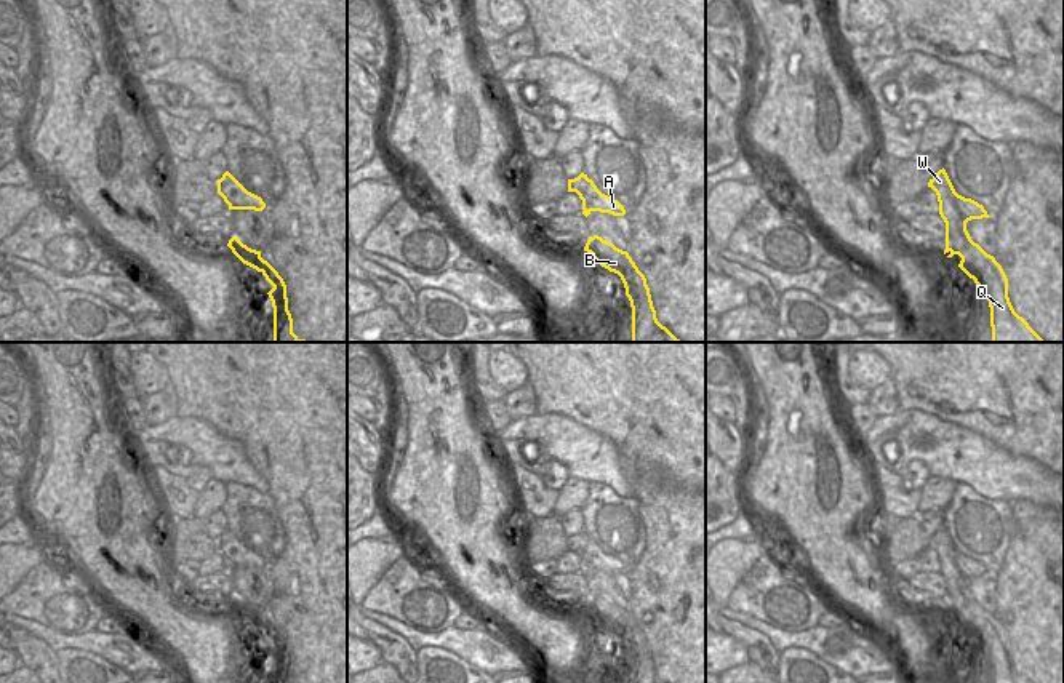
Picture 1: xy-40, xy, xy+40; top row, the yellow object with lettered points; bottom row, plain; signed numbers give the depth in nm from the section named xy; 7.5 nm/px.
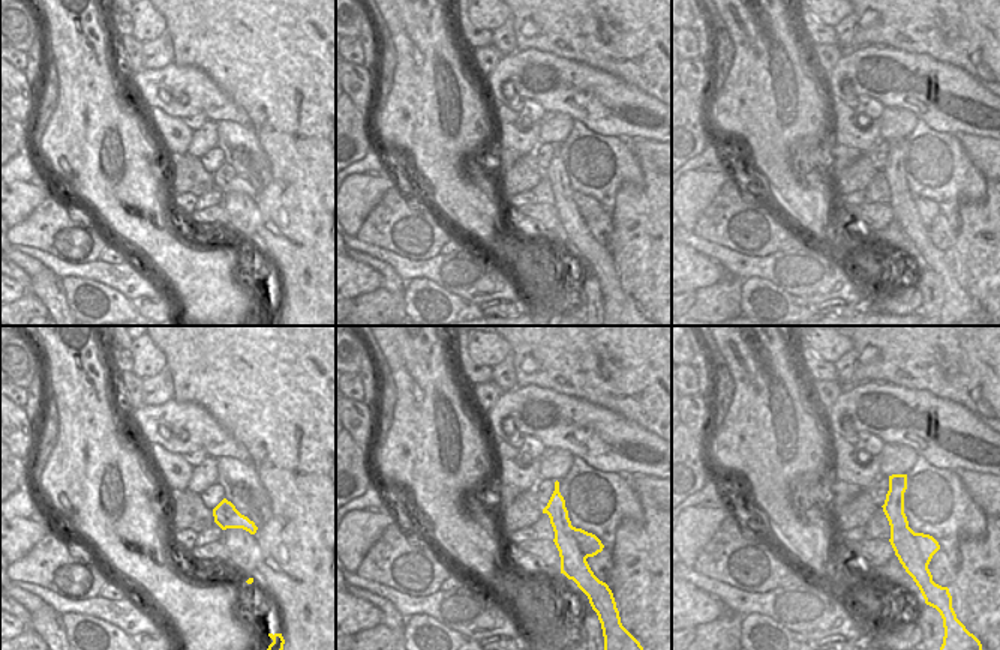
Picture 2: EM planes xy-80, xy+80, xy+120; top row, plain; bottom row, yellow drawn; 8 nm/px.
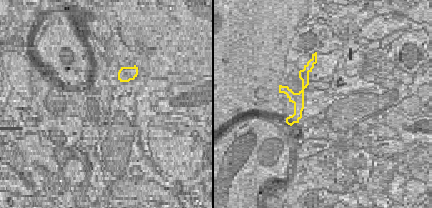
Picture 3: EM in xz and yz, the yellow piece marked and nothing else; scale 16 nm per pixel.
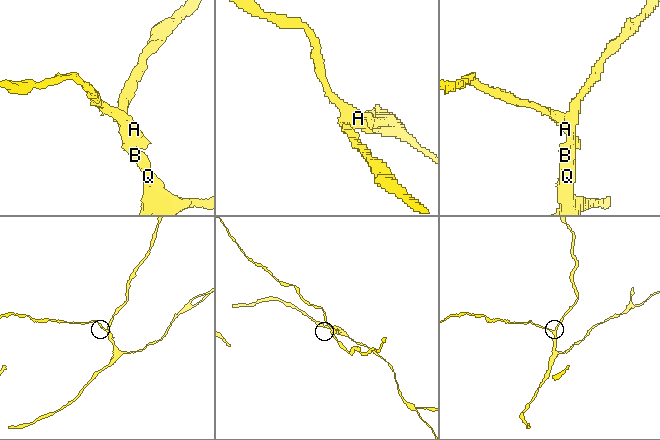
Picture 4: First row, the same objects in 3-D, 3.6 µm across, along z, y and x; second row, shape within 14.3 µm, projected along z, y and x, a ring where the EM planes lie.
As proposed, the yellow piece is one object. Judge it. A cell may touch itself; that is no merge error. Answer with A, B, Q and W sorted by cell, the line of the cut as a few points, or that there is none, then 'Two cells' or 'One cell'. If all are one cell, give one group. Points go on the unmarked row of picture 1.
Groups: A / B Q W. Split along xy+40 (956, 552), (954, 563), (967, 579). Two cells.

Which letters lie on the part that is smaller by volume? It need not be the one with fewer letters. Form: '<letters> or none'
A.

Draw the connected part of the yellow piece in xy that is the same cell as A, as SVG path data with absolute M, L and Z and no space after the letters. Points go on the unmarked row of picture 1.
M581 531L574 537L568 537L568 550L576 550L582 558L582 568L589 566L590 569L610 571L613 574L624 574L624 565L602 552L592 537L587 533Z

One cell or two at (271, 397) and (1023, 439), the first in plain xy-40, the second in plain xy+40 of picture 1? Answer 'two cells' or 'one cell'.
one cell

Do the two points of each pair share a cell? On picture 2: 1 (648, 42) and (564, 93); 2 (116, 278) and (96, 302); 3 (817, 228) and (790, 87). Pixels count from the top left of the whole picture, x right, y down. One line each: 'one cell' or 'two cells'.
1: two cells
2: two cells
3: one cell

